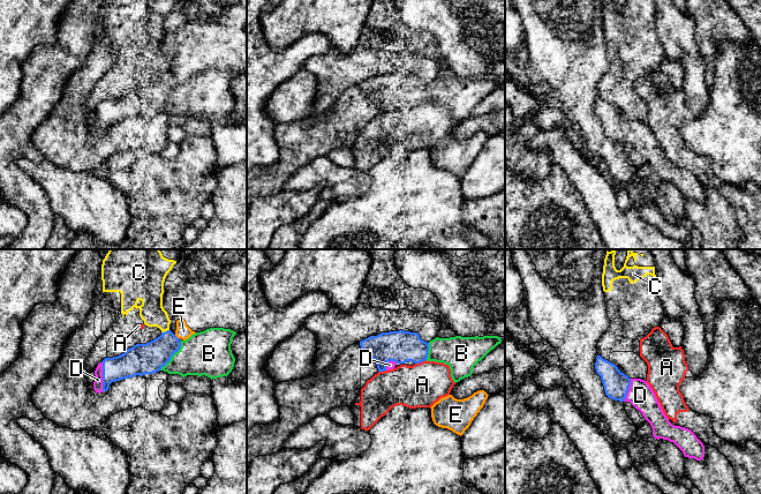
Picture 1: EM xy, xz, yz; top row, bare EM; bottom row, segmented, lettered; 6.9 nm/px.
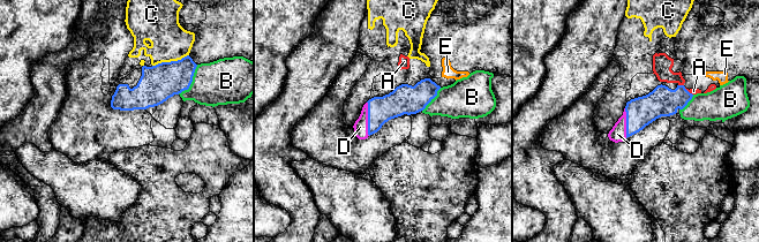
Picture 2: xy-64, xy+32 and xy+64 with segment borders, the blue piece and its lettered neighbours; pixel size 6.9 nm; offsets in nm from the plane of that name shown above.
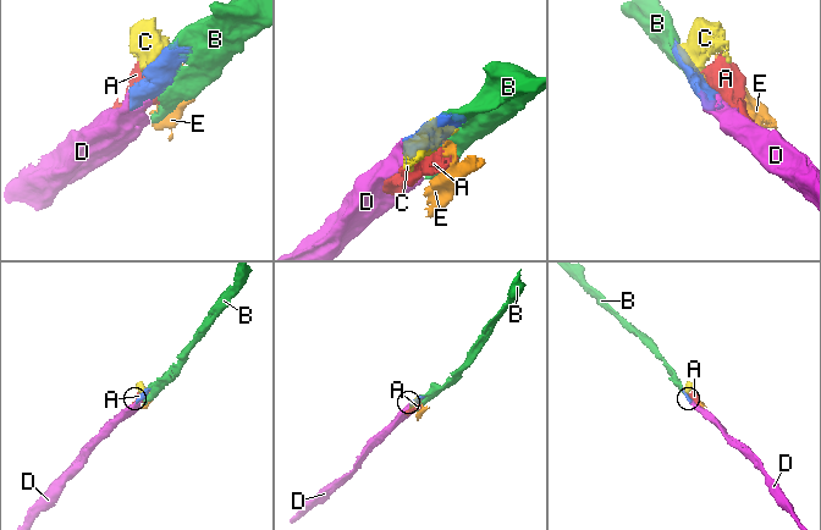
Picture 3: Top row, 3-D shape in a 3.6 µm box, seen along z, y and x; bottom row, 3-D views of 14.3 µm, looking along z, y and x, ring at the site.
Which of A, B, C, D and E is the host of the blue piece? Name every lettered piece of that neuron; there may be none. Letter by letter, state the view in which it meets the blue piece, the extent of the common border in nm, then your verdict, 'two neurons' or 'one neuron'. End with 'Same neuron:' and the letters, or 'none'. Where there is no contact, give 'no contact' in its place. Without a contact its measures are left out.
A: xz | 90 nm | two neurons
B: xy | 240 nm | one neuron
C: xy | 60 nm | two neurons
D: xy | 200 nm | one neuron
E: xy | 40 nm | two neurons
Same neuron: B, D

